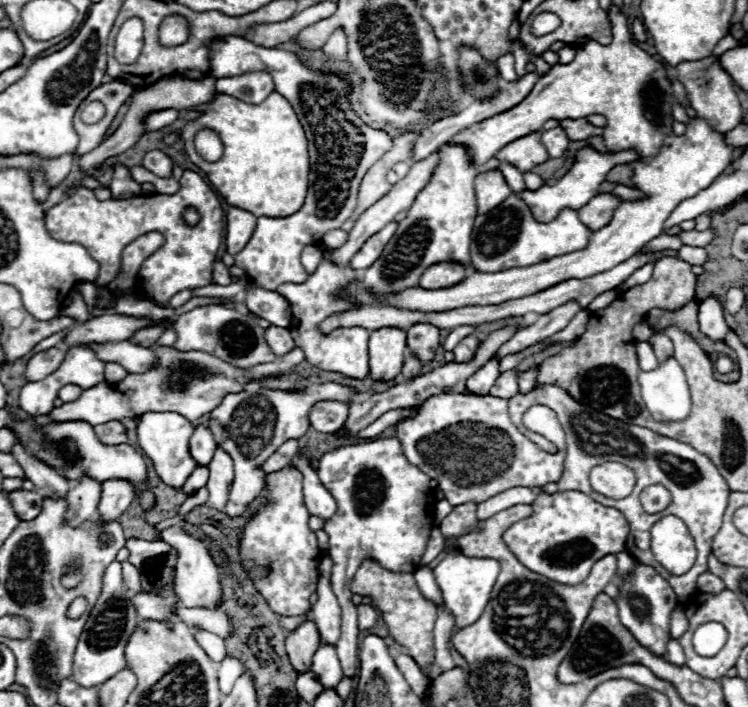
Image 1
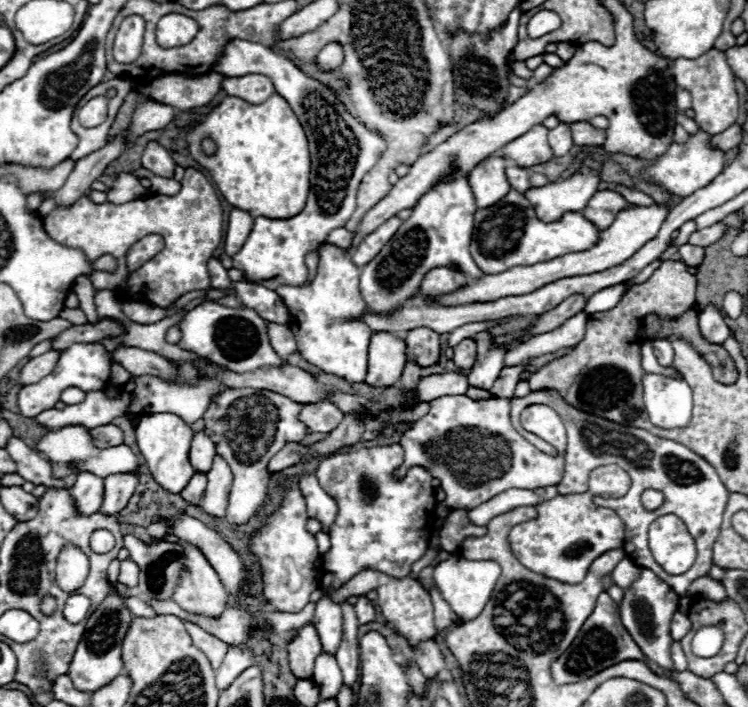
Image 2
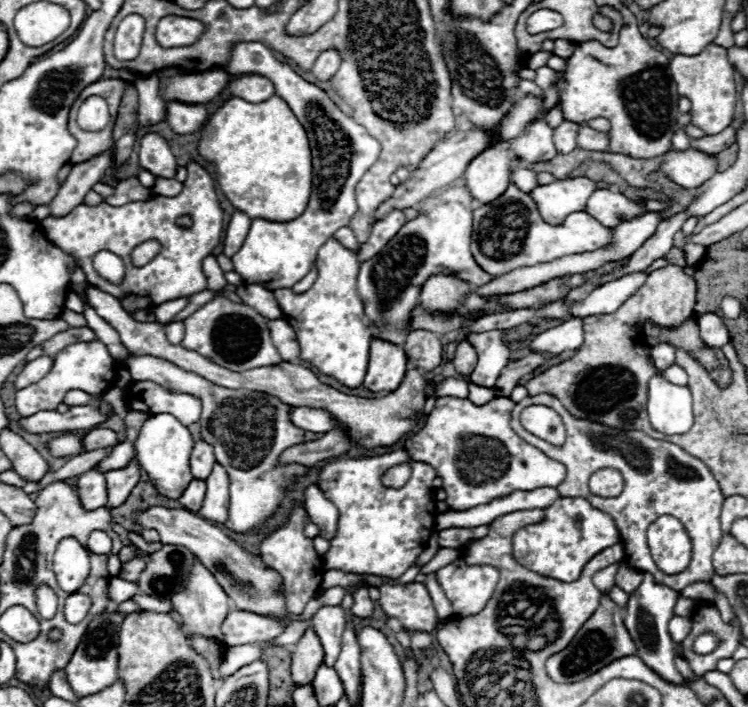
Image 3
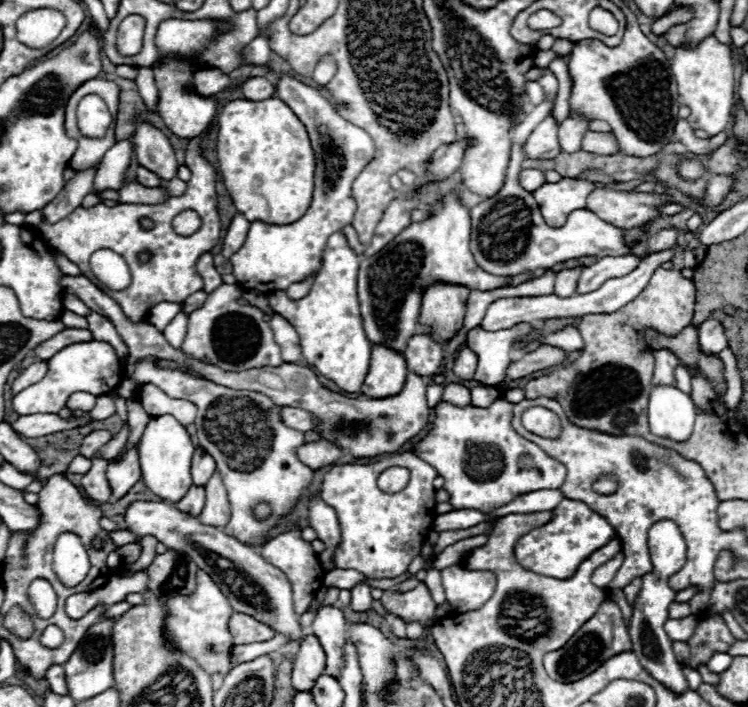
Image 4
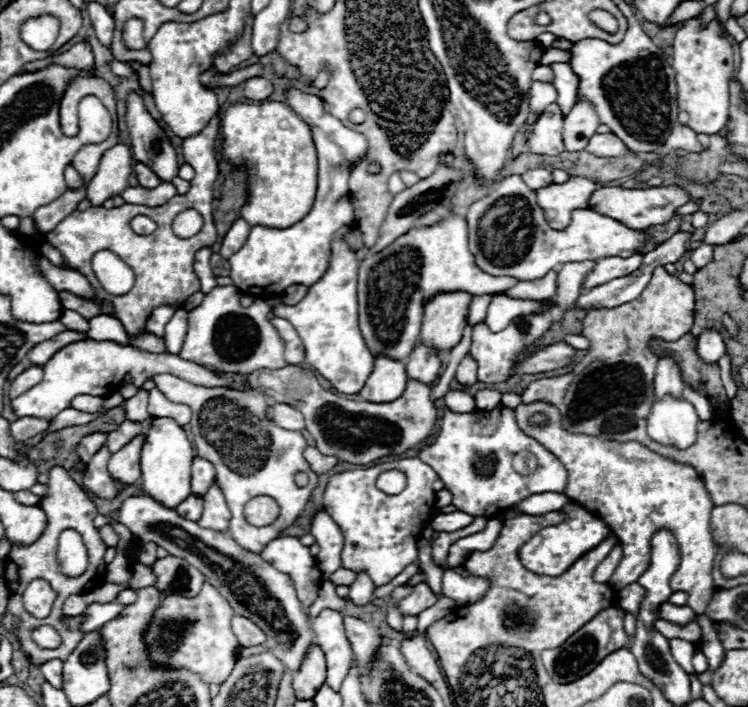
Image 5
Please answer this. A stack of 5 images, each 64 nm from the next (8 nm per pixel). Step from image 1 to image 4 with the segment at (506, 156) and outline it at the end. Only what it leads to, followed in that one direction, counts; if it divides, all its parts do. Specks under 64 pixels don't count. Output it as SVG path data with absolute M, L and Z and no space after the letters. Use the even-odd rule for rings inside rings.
M552 114L534 128L534 132L528 136L522 148L524 148L526 158L534 158L534 160L550 160L560 154L558 124L554 122Z

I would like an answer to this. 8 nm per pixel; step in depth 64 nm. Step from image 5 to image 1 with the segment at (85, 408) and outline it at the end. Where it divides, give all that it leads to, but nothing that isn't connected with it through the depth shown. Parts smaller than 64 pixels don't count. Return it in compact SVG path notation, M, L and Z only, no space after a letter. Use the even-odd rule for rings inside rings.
M66 384L66 386L62 386L62 388L58 390L58 398L60 398L62 402L70 402L70 400L78 398L80 392L82 392L82 390L80 390L78 386L74 386L74 384Z

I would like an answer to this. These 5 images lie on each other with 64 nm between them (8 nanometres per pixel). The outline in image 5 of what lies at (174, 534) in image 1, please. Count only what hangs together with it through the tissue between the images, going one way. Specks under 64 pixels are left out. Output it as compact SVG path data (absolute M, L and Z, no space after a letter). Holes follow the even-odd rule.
M208 582L202 584L200 594L194 598L168 596L156 610L150 626L150 650L158 662L166 662L170 666L188 666L190 670L198 672L206 684L222 684L230 676L238 658L238 640L230 628L232 616L234 610L226 598L222 598L222 594L218 594L218 590Z

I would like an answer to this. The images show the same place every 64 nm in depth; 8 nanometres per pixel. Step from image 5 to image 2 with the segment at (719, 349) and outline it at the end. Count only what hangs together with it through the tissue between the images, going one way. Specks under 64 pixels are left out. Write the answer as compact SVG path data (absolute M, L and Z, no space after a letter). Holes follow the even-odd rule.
M708 304L704 306L704 310L698 312L698 324L702 336L706 336L706 340L714 344L724 344L724 340L732 334L730 328L724 324L724 316L720 308L716 308L714 304Z

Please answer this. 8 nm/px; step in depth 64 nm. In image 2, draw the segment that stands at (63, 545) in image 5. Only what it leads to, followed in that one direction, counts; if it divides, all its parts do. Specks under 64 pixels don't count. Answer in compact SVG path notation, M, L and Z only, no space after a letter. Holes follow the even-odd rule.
M74 546L64 548L56 566L58 586L62 586L62 590L66 592L74 592L78 590L78 586L82 586L82 582L86 580L86 574L88 574L86 554L76 550Z

